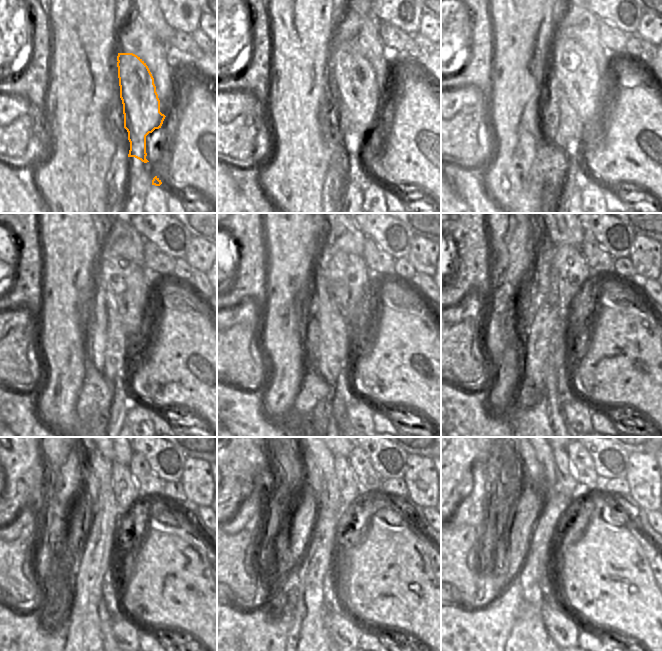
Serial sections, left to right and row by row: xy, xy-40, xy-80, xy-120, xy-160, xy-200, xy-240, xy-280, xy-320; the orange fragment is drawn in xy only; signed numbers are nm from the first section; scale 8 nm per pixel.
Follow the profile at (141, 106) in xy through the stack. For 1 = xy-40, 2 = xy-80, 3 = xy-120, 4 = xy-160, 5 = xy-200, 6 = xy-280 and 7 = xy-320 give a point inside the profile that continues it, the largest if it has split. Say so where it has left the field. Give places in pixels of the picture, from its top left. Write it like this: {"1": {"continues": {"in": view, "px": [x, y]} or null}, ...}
{"1": {"continues": {"in": "xy-40", "px": [353, 80]}}, "2": {"continues": {"in": "xy-80", "px": [576, 69]}}, "3": {"continues": {"in": "xy-120", "px": [126, 283]}}, "4": {"continues": {"in": "xy-160", "px": [348, 279]}}, "5": {"continues": {"in": "xy-200", "px": [573, 270]}}, "6": {"continues": {"in": "xy-280", "px": [348, 485]}}, "7": {"continues": {"in": "xy-320", "px": [571, 488]}}}

